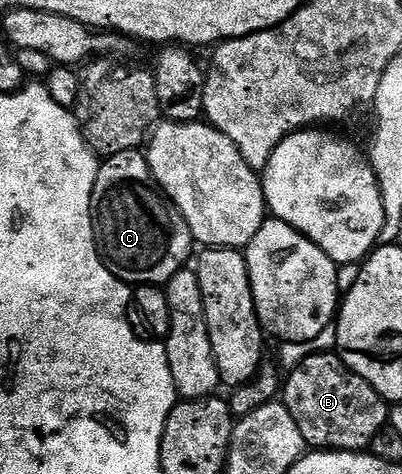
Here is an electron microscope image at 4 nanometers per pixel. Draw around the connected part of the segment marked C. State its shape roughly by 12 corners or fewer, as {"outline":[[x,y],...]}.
{"outline":[[140,149],[101,162],[100,260],[129,285],[167,285],[193,258],[180,210]]}

